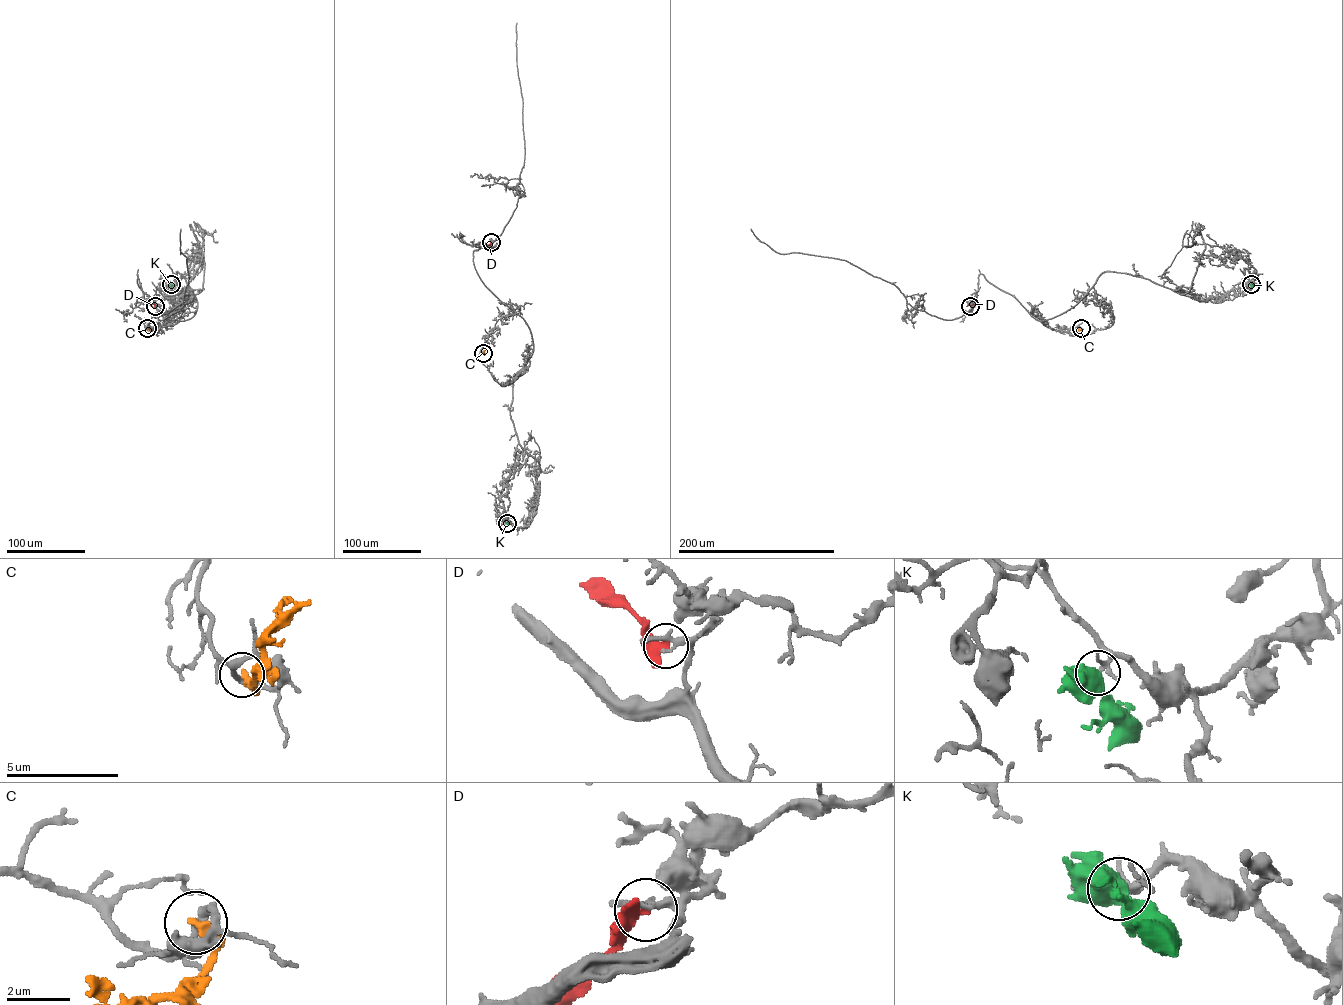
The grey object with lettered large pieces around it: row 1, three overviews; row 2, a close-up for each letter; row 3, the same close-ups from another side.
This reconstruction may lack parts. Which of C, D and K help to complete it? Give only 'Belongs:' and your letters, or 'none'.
Belongs: K

